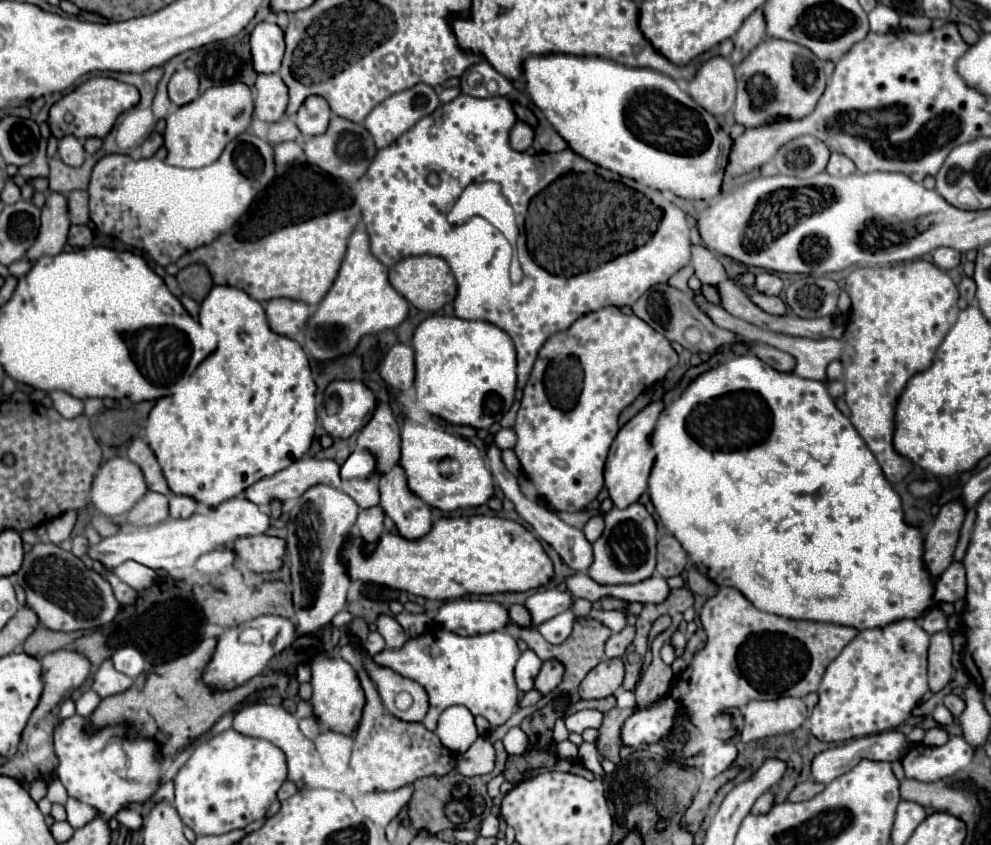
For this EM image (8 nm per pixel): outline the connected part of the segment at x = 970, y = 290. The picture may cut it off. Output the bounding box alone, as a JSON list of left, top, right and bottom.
[959,277,975,301]

